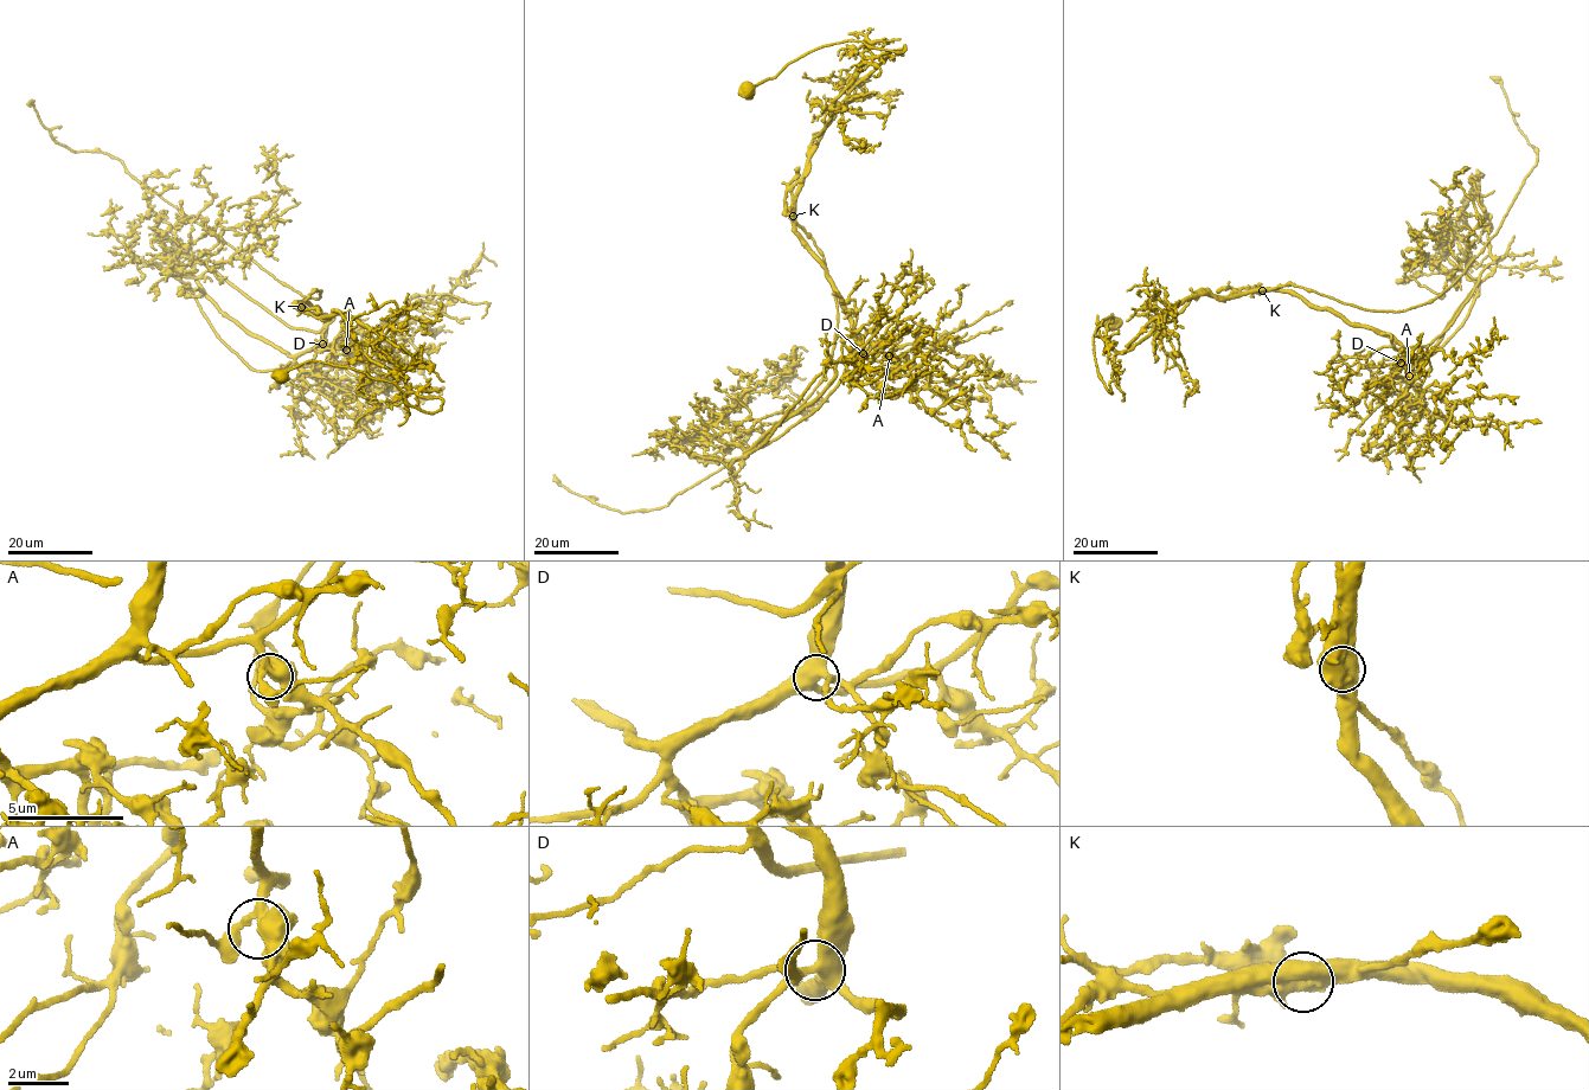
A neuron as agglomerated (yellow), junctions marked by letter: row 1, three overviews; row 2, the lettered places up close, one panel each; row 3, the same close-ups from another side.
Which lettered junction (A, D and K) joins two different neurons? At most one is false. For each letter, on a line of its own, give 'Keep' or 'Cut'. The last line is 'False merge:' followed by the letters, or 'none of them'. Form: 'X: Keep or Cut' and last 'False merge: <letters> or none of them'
A: Keep
D: Keep
K: Cut
False merge: K

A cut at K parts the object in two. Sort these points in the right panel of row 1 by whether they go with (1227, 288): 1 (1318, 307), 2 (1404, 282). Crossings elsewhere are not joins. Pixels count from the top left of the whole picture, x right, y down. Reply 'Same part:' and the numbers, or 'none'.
Same part: none

